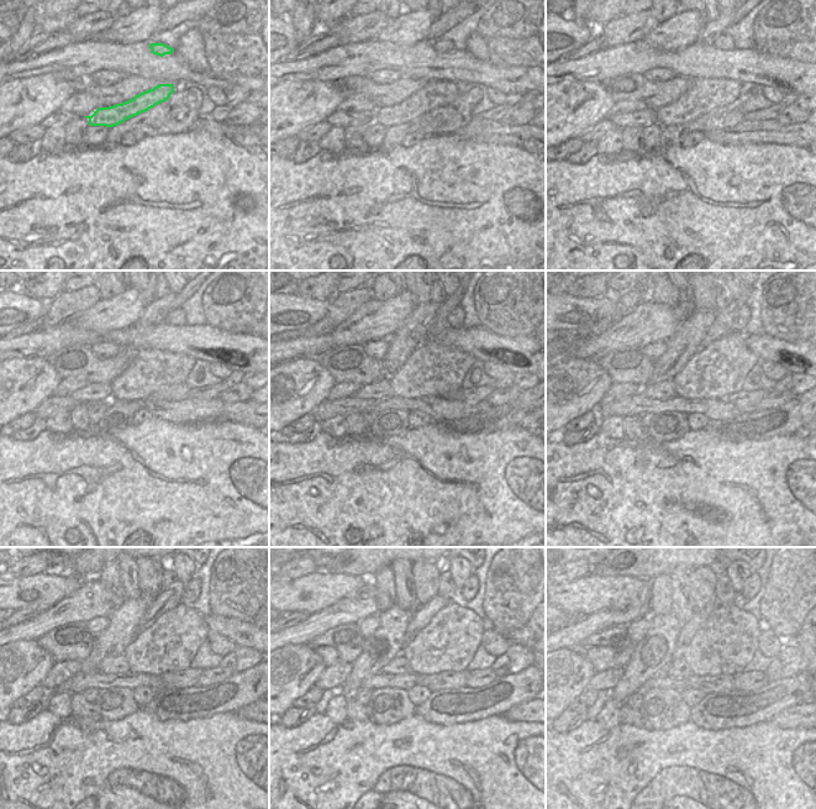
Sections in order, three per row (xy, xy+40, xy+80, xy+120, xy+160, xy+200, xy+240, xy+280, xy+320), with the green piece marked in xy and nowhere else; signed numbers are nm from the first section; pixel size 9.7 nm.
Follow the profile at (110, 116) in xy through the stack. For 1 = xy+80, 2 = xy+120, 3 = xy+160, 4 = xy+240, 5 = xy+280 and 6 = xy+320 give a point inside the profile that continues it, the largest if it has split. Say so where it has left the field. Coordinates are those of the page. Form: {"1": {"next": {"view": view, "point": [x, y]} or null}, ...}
{"1": {"next": {"view": "xy+80", "point": [704, 94]}}, "2": {"next": {"view": "xy+120", "point": [149, 369]}}, "3": {"next": {"view": "xy+160", "point": [432, 371]}}, "4": {"next": {"view": "xy+240", "point": [170, 644]}}, "5": {"next": {"view": "xy+280", "point": [448, 642]}}, "6": {"next": {"view": "xy+320", "point": [726, 642]}}}

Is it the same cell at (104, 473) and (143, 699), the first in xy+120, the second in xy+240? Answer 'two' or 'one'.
two

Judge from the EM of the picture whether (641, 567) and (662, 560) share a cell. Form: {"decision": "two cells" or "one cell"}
{"decision": "one cell"}

